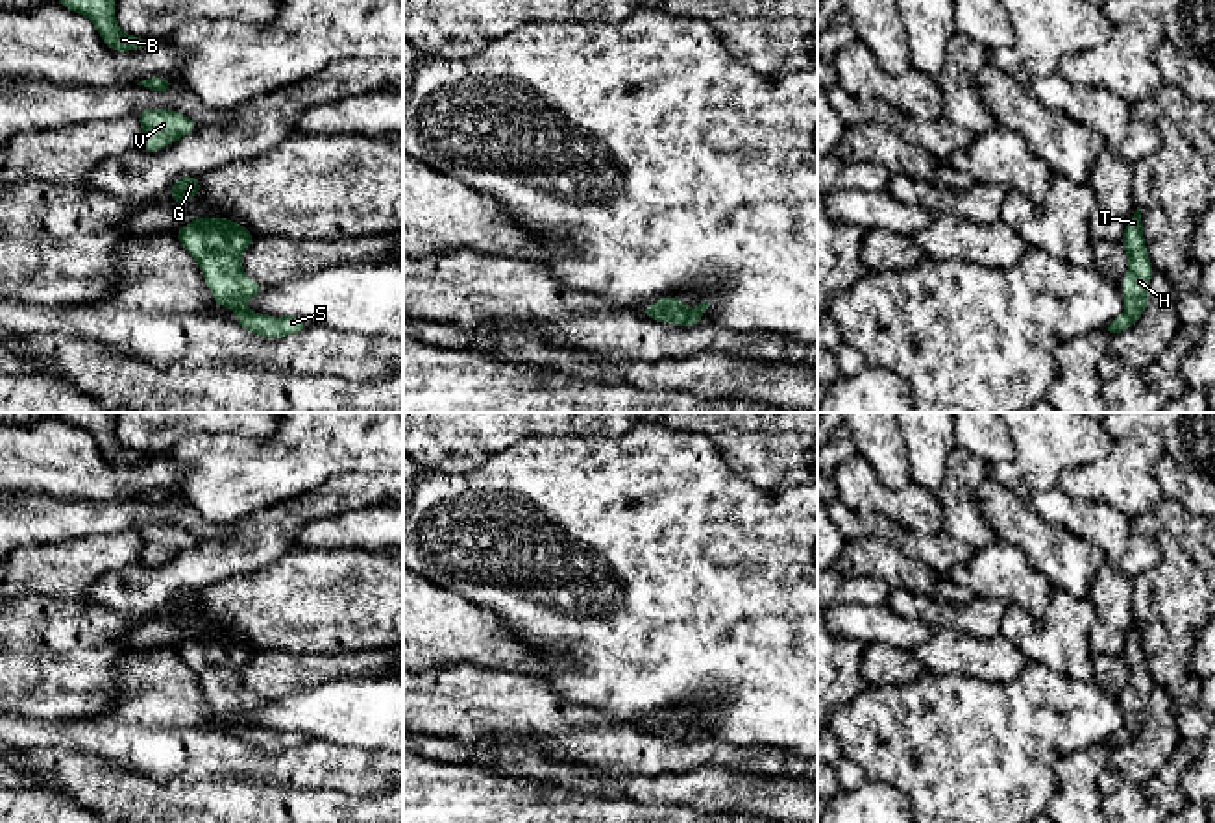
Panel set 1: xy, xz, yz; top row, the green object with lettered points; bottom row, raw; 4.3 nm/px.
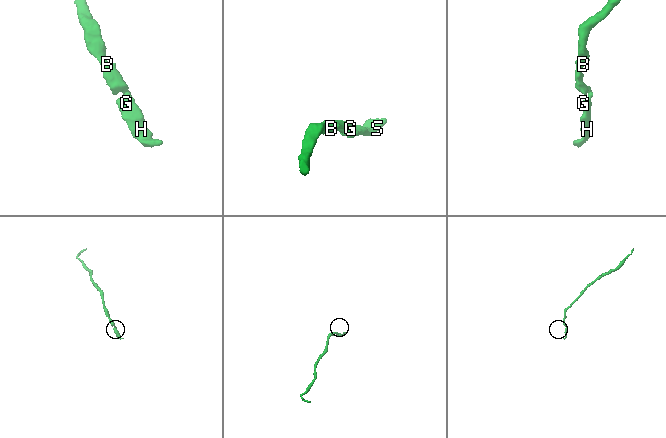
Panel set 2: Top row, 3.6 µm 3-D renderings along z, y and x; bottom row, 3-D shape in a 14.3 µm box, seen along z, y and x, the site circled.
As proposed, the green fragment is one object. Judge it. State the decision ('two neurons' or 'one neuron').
one neuron

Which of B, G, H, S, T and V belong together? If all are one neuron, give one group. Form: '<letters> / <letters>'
B G H S T V

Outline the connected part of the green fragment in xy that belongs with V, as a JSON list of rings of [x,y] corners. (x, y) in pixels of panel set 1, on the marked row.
[[[142,109],[133,115],[142,124],[141,148],[159,152],[198,129],[198,124],[174,109]]]

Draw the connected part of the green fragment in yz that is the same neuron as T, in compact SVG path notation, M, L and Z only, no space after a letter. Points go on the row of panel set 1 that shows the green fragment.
M1141 209L1134 213L1123 233L1121 244L1128 252L1128 274L1119 285L1123 296L1126 298L1126 309L1121 316L1111 320L1102 331L1111 337L1128 329L1132 324L1139 322L1147 303L1148 303L1148 283L1154 276L1150 257L1145 248Z

